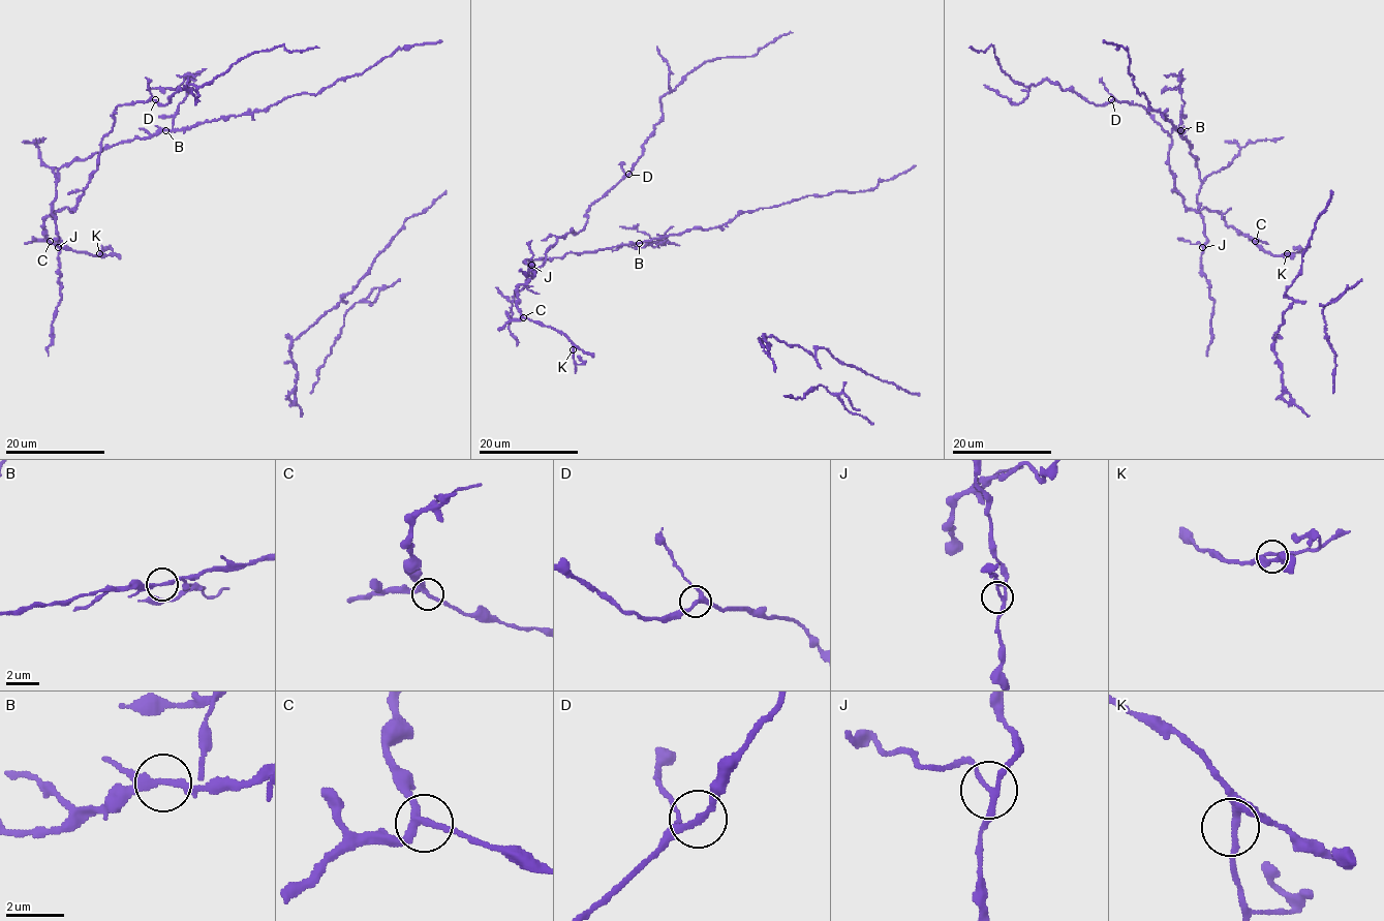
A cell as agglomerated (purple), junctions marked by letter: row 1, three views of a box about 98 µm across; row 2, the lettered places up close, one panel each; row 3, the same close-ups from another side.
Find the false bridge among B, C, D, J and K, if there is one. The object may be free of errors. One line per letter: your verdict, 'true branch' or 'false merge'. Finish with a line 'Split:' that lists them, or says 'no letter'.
B: false merge
C: true branch
D: true branch
J: true branch
K: true branch
Split: B

